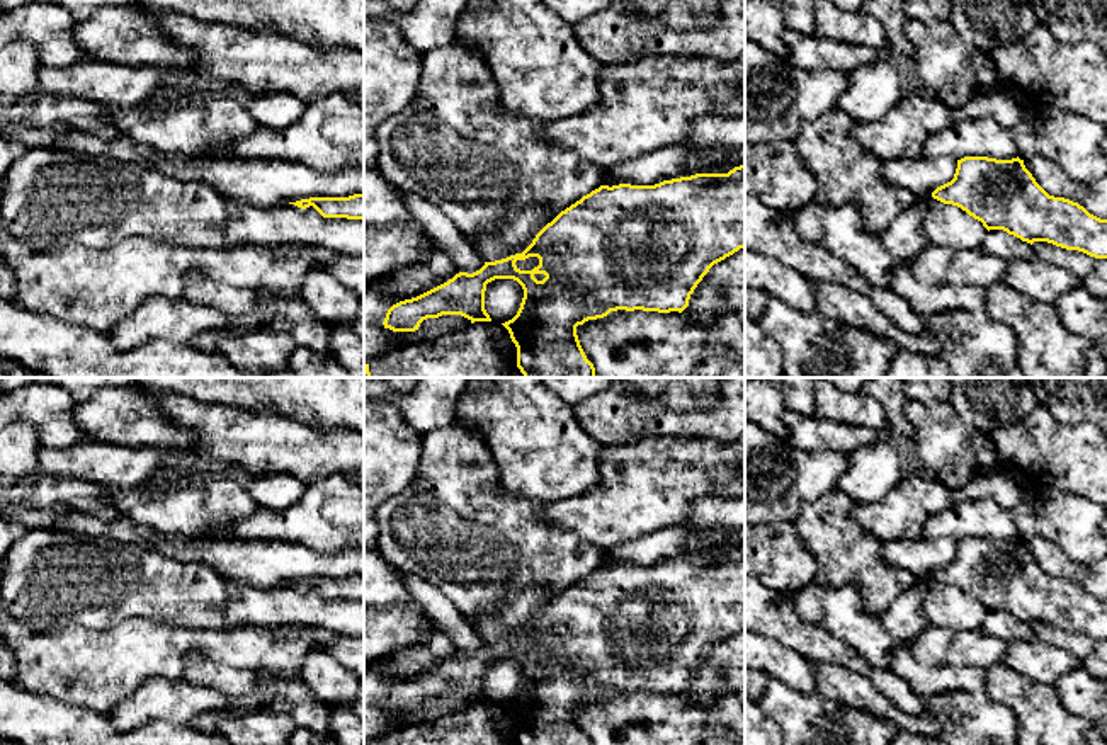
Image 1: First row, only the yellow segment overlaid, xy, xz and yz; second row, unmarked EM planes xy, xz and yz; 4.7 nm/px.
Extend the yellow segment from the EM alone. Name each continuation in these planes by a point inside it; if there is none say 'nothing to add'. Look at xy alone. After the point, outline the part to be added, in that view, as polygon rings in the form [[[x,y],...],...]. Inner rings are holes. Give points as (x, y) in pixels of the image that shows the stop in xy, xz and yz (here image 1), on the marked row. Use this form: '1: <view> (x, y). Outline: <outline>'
nothing to add

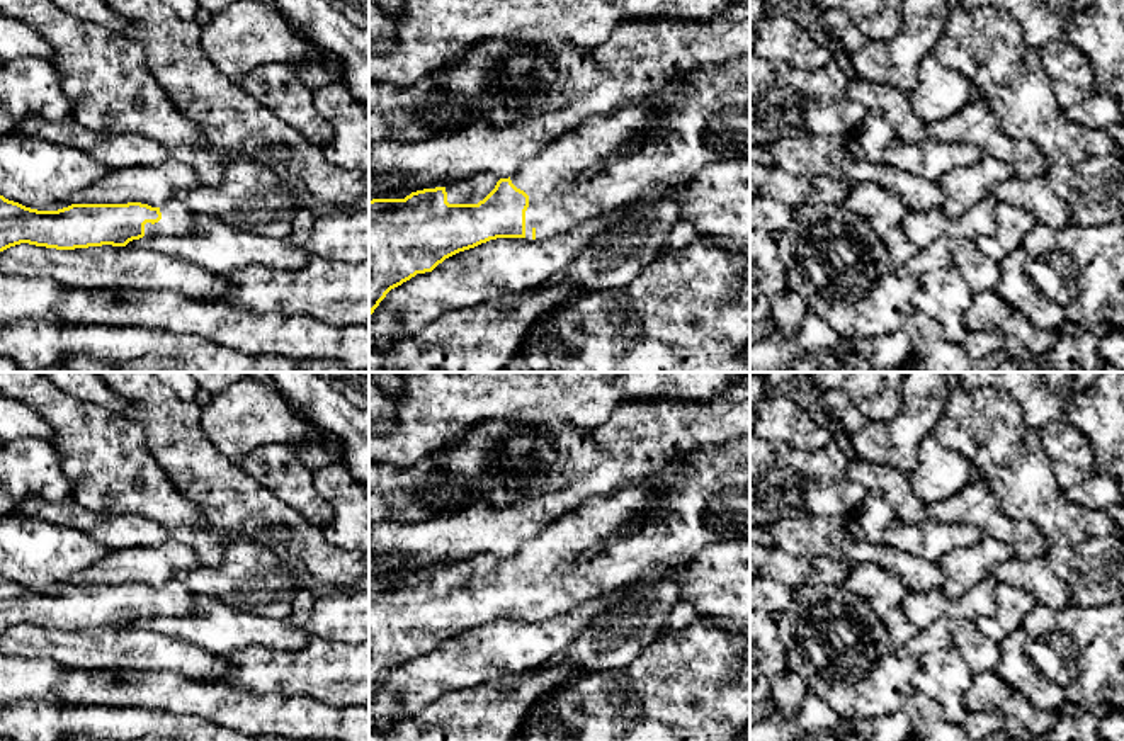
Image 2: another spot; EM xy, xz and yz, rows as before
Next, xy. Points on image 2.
1: xy (177, 220). Outline: [[[179,197],[168,199],[162,207],[162,219],[145,224],[145,236],[185,236],[192,231],[194,216]]]

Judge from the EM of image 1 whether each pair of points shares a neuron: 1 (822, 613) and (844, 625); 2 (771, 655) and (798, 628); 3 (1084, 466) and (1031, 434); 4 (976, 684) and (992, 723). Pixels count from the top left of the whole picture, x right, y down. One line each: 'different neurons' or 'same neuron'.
1: same neuron
2: different neurons
3: same neuron
4: different neurons

